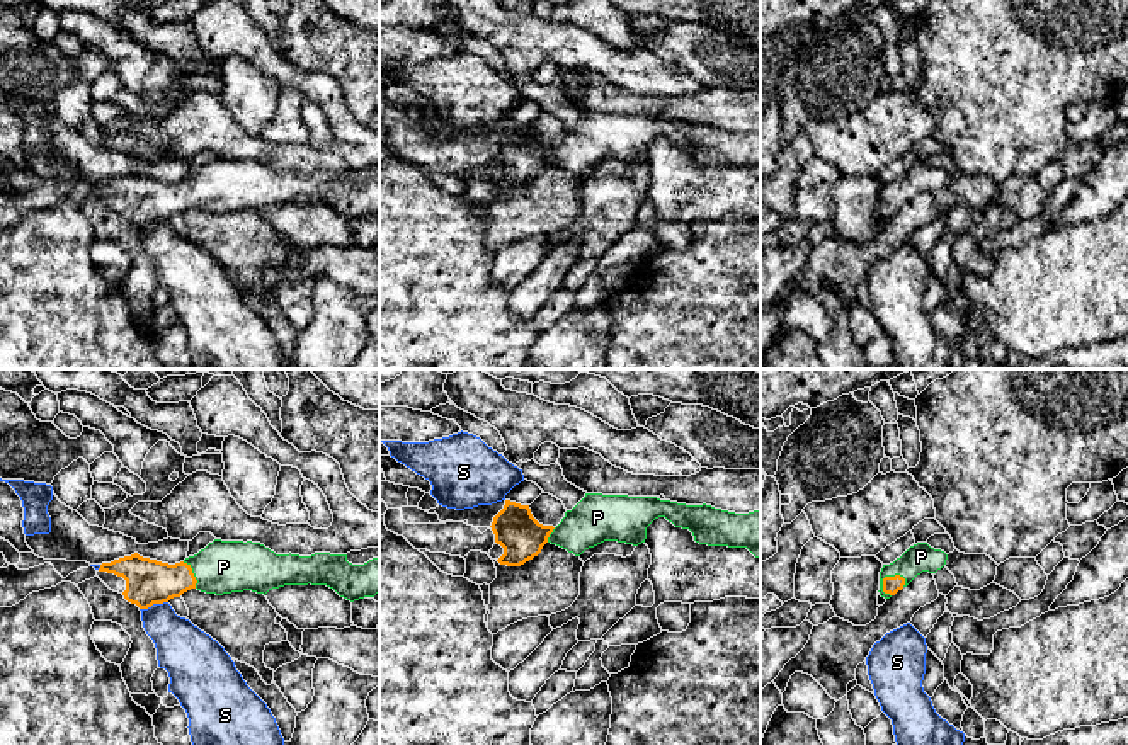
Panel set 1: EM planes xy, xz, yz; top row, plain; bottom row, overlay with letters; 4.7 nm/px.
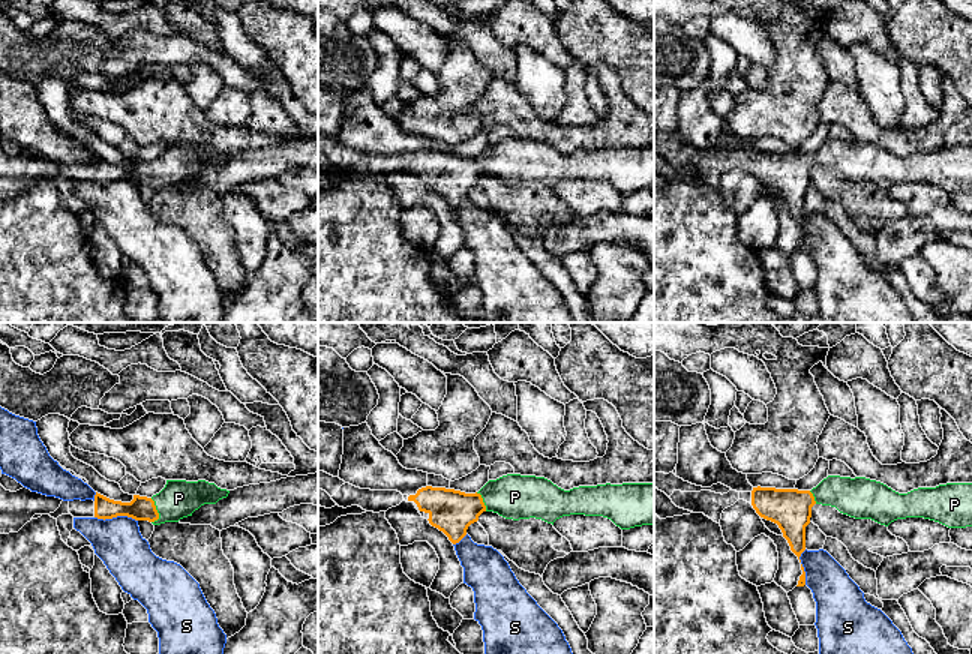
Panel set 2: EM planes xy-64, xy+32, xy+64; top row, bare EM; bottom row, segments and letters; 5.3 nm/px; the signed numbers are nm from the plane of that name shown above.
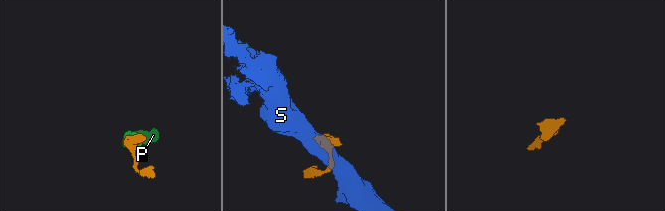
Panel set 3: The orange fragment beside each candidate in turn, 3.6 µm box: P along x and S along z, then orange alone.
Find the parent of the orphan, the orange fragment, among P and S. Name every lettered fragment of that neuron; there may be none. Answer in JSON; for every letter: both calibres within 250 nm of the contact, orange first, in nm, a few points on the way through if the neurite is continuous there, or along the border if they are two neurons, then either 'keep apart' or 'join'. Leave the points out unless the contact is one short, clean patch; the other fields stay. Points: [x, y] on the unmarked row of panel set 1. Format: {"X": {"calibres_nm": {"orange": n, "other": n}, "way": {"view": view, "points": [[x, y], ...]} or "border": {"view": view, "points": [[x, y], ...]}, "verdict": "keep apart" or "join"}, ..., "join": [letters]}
{"P": {"calibres_nm": {"orange": 80, "other": 140}, "way": {"view": "yz", "points": [[890, 203], [888, 196], [900, 193], [921, 176]]}, "verdict": "join"}, "S": {"calibres_nm": {"orange": 220, "other": 240}, "verdict": "keep apart"}, "join": ["P"]}

